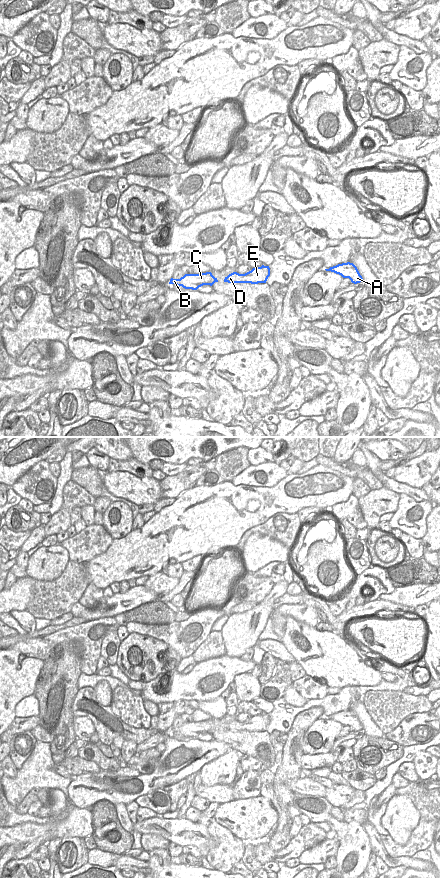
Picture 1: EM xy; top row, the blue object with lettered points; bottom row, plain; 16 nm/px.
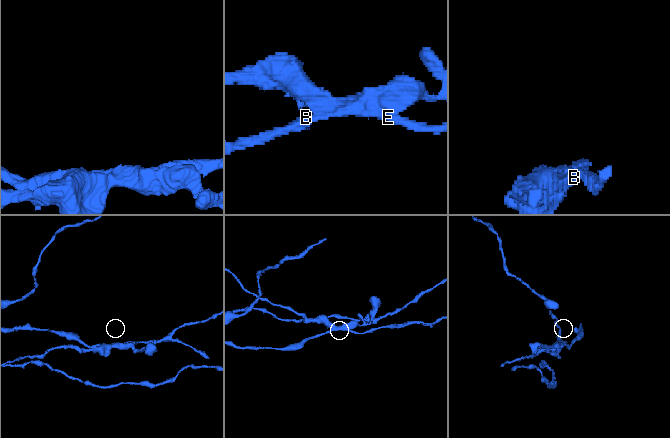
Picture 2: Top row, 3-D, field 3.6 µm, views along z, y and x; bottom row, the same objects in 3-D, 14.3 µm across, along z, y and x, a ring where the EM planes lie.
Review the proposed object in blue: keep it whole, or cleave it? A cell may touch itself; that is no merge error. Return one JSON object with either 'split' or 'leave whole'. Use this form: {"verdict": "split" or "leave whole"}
{"verdict": "split"}

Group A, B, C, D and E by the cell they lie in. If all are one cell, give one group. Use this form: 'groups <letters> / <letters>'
groups A B C E / D

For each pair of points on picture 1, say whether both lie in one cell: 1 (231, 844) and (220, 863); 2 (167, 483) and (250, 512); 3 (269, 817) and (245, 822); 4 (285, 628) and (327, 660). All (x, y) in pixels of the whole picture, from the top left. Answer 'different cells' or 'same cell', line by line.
1: same cell
2: different cells
3: same cell
4: same cell

